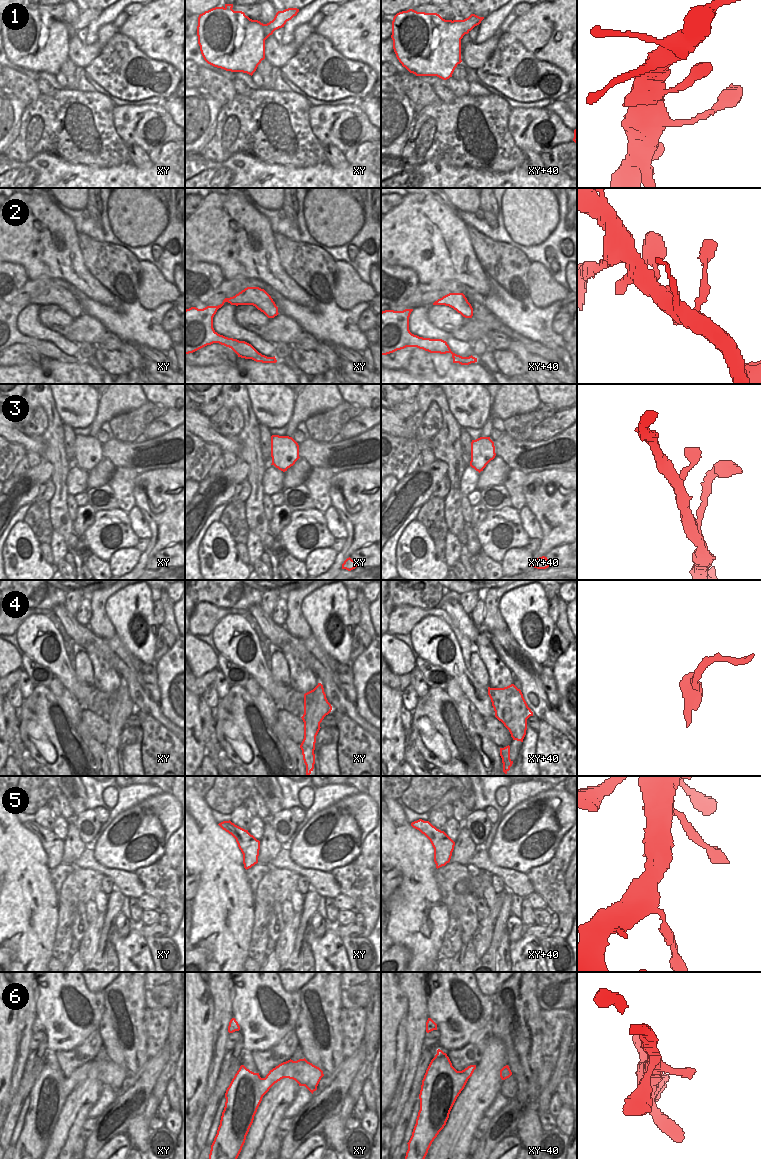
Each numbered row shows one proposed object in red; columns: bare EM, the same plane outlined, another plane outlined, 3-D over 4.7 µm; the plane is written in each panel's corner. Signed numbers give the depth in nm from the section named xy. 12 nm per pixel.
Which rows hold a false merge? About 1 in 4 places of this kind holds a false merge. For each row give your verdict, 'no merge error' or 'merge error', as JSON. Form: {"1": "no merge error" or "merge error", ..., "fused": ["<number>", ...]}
{"1": "merge error", "2": "no merge error", "3": "no merge error", "4": "merge error", "5": "no merge error", "6": "no merge error", "fused": ["1", "4"]}

